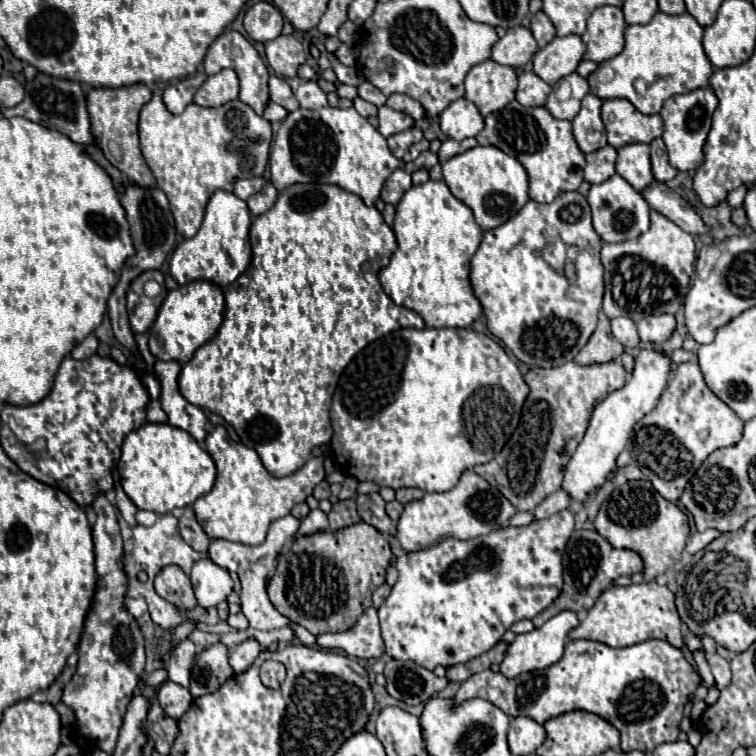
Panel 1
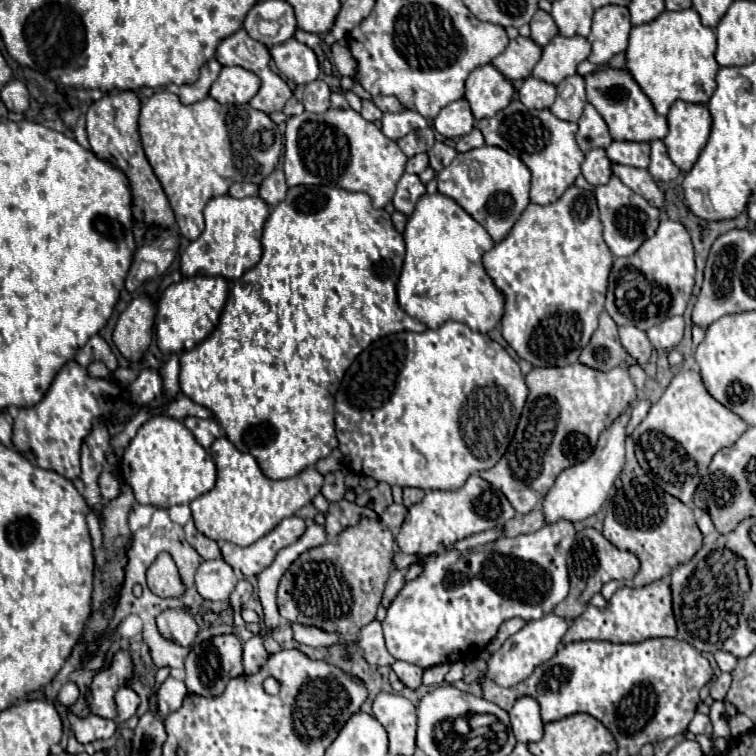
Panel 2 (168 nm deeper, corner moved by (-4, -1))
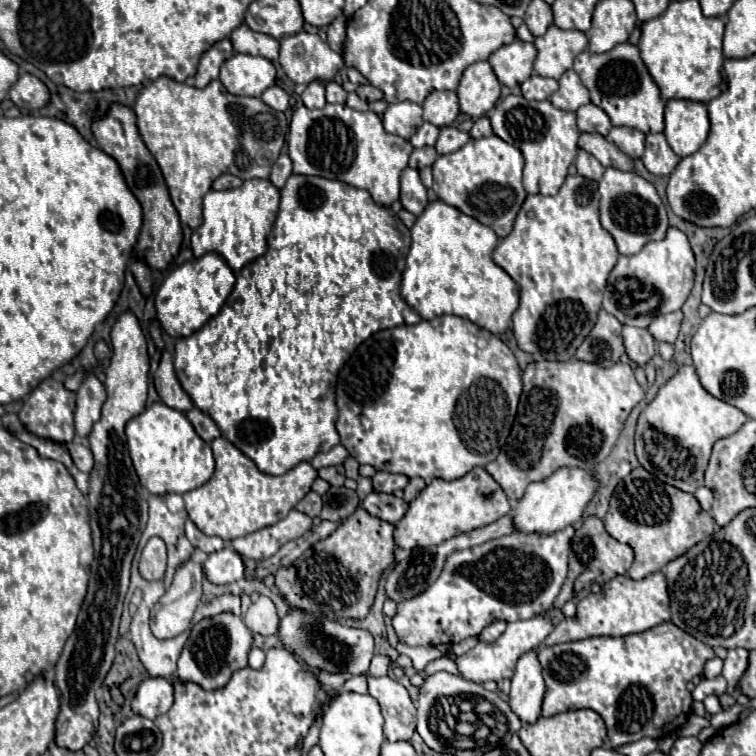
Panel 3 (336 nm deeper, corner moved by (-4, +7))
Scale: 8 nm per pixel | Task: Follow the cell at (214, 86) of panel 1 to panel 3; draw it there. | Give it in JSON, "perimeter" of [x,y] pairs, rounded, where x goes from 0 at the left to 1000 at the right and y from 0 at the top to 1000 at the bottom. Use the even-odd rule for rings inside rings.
{"perimeter":[[[310,71],[291,90],[291,108],[312,127],[344,127],[352,116],[362,114],[362,106],[362,85],[347,74]]]}

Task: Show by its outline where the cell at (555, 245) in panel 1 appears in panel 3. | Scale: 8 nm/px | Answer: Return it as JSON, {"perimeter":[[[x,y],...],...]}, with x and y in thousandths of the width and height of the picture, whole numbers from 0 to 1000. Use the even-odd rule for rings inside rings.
{"perimeter":[[[767,230],[751,233],[751,243],[735,259],[696,259],[677,307],[656,325],[651,344],[688,378],[688,402],[677,418],[677,439],[688,463],[722,476],[757,476],[788,429],[804,362],[817,344],[812,315],[794,299],[791,270],[794,257],[786,238]]]}

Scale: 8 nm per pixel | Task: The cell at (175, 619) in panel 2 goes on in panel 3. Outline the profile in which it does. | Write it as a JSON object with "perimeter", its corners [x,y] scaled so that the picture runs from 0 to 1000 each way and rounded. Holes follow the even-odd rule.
{"perimeter":[[[249,741],[235,751],[228,775],[198,812],[198,831],[206,844],[230,844],[251,828],[257,807],[265,799],[267,767],[267,749],[257,741]]]}

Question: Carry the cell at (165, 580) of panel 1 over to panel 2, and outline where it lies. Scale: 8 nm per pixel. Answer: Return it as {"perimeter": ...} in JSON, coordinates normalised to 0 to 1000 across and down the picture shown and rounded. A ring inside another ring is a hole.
{"perimeter":[[[212,730],[206,735],[206,741],[193,757],[193,767],[196,767],[196,778],[206,788],[235,791],[243,786],[243,775],[238,770],[238,762],[233,759],[233,746],[222,730]]]}

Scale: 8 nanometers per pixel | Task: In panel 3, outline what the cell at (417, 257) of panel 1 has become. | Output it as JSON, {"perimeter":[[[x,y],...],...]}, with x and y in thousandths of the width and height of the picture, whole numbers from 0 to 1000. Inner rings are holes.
{"perimeter":[[[574,265],[550,288],[542,310],[545,323],[537,339],[529,381],[540,405],[545,405],[561,423],[603,415],[651,442],[664,442],[675,431],[675,421],[685,407],[685,378],[651,347],[651,331],[659,323],[656,307],[601,272]]]}

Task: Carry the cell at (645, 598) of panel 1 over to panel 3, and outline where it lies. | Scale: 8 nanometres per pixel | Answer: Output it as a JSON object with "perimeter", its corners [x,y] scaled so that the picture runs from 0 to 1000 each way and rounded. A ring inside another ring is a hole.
{"perimeter":[[[876,757],[860,759],[849,767],[836,767],[833,762],[815,762],[796,775],[796,786],[780,786],[765,796],[759,817],[746,817],[730,839],[722,844],[722,854],[783,844],[783,841],[828,841],[852,836],[876,823],[886,820],[886,791],[881,778],[881,765]]]}

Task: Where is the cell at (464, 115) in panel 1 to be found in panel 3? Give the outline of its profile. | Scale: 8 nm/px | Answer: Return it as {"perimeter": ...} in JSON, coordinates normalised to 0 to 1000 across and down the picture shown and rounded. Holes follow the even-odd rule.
{"perimeter":[[[571,122],[561,140],[561,159],[566,159],[569,164],[585,169],[585,167],[595,167],[603,161],[603,156],[608,153],[608,138],[606,138],[606,124],[603,122]]]}

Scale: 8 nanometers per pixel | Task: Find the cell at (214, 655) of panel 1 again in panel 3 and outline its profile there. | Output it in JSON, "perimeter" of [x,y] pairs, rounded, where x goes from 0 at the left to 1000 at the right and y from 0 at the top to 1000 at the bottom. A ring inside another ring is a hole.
{"perimeter":[[[304,810],[288,812],[283,817],[265,820],[235,870],[235,897],[246,902],[259,902],[270,913],[288,913],[296,910],[307,894],[307,889],[328,881],[328,862],[333,857],[333,836],[323,825],[317,815]]]}

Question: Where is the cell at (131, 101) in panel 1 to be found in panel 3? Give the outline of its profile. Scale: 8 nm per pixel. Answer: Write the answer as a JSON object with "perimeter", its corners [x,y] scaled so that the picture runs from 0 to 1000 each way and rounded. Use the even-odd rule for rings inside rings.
{"perimeter":[[[151,135],[148,140],[143,140],[143,151],[138,151],[138,156],[127,156],[127,161],[122,161],[122,177],[124,177],[132,198],[146,204],[159,217],[169,249],[183,262],[183,267],[190,278],[190,294],[188,294],[188,302],[185,302],[183,323],[177,328],[180,339],[185,344],[196,347],[201,354],[217,357],[238,331],[241,302],[238,302],[235,280],[228,272],[222,249],[217,243],[214,228],[212,228],[206,212],[201,209],[201,204],[196,201],[193,190],[188,188],[185,177],[183,177],[177,146],[164,140],[164,138]]]}

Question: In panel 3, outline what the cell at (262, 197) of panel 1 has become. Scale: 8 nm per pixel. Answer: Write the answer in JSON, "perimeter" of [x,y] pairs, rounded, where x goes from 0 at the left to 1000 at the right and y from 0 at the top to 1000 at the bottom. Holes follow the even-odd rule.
{"perimeter":[[[373,204],[365,217],[360,220],[360,228],[357,228],[357,241],[365,246],[365,249],[373,249],[378,235],[386,230],[386,214],[381,209],[381,204]]]}

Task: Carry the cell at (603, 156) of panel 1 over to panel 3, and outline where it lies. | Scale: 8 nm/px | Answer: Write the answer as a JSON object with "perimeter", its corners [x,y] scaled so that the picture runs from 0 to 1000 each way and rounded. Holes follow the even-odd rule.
{"perimeter":[[[775,198],[765,201],[762,222],[765,222],[765,230],[770,230],[772,235],[780,235],[780,238],[794,238],[799,230],[799,220]]]}

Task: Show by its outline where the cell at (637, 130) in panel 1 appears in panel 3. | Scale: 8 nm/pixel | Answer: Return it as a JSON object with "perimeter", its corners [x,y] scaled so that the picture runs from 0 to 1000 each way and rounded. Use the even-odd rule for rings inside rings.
{"perimeter":[[[825,56],[799,71],[770,69],[762,74],[759,95],[778,116],[783,138],[794,140],[812,167],[833,167],[852,177],[878,172],[878,135],[839,58]]]}

